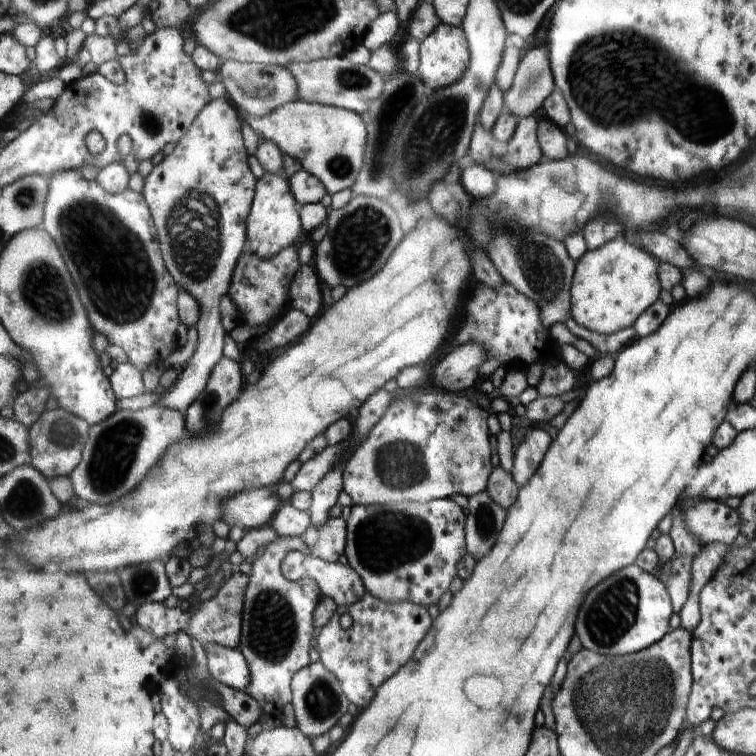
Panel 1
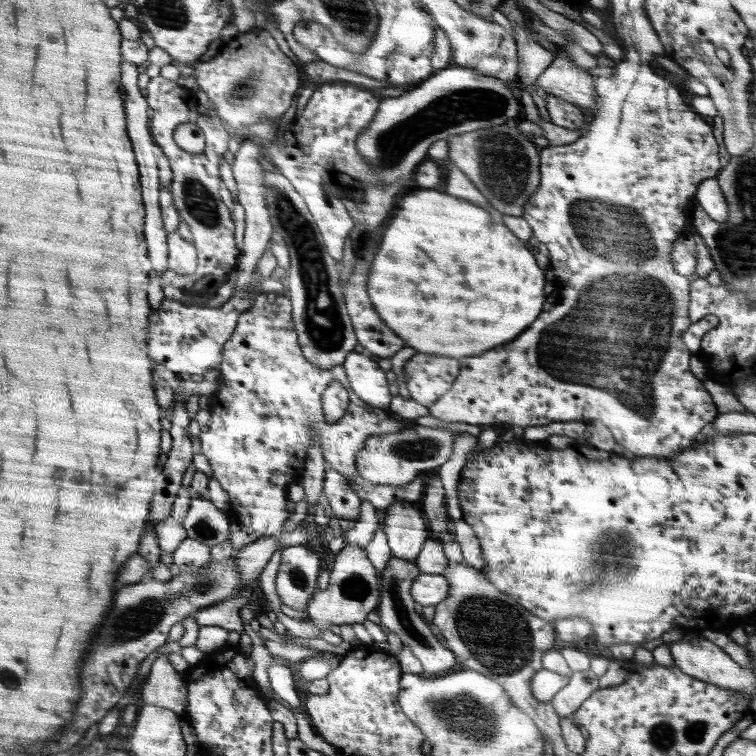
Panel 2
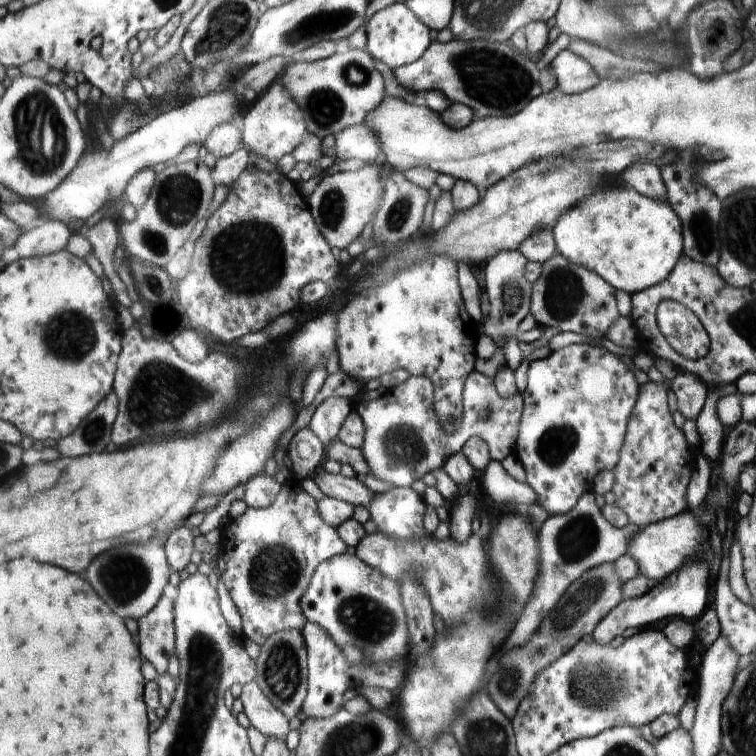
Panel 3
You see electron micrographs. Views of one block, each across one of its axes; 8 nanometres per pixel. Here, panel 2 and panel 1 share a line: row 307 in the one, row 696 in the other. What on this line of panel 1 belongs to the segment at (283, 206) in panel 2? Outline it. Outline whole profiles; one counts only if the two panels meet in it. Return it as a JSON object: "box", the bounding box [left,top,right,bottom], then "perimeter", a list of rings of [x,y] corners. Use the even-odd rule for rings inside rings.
{"box":[293,658,349,738],"perimeter":[[[315,658],[315,662],[303,670],[299,670],[299,674],[293,678],[293,708],[295,708],[295,722],[297,728],[303,730],[303,734],[307,734],[309,738],[321,738],[325,734],[329,734],[339,720],[347,714],[349,708],[349,698],[343,690],[343,682],[325,668],[325,664]]]}

